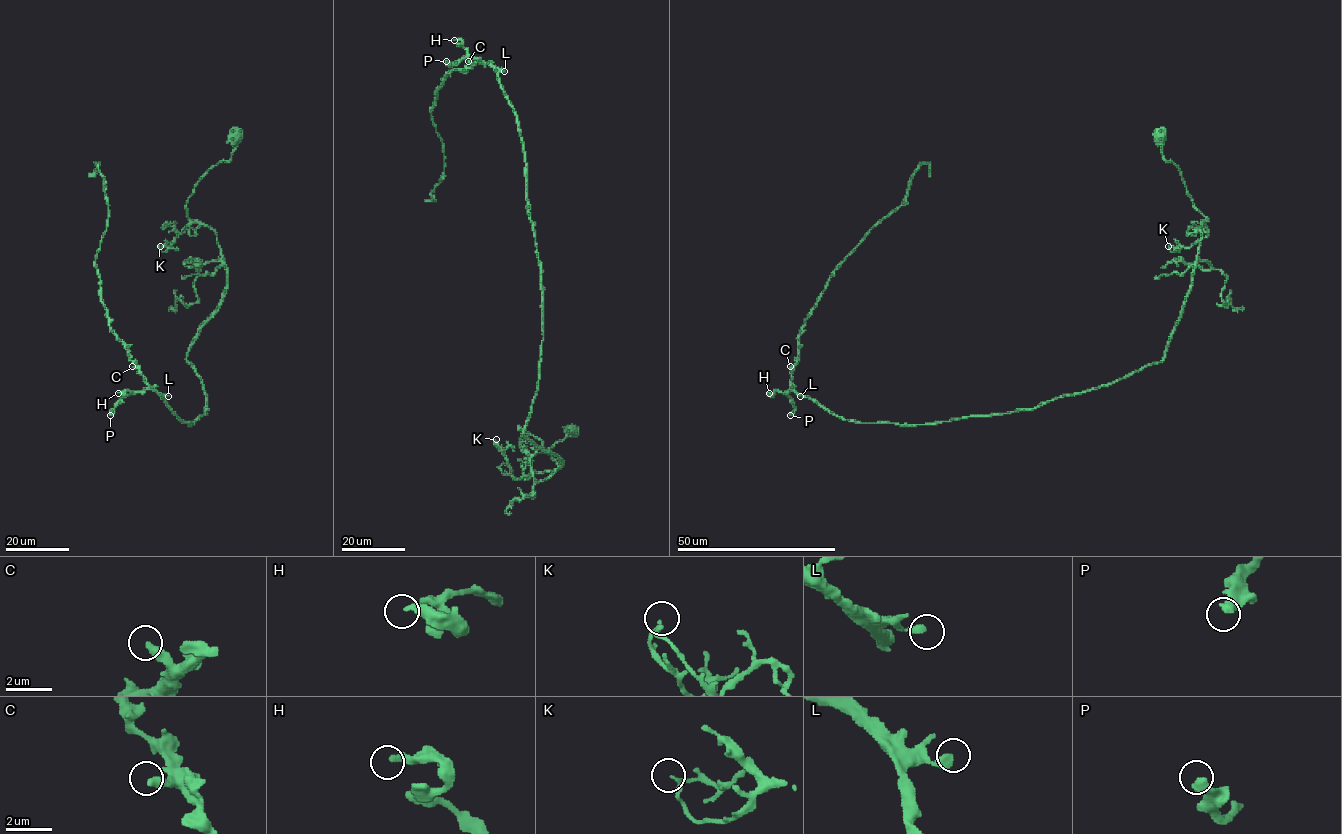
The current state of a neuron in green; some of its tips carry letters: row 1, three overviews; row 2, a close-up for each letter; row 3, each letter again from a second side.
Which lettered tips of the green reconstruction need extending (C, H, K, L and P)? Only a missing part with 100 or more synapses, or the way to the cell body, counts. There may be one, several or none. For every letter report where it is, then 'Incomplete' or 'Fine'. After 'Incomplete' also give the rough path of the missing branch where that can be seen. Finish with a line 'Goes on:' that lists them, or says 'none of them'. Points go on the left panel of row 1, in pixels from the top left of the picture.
C: Place: (132, 366). Fine
H: Place: (118, 393). Fine
K: Place: (160, 246). Fine
L: Place: (168, 396). Fine
P: Place: (110, 415). Incomplete
Goes on: P

